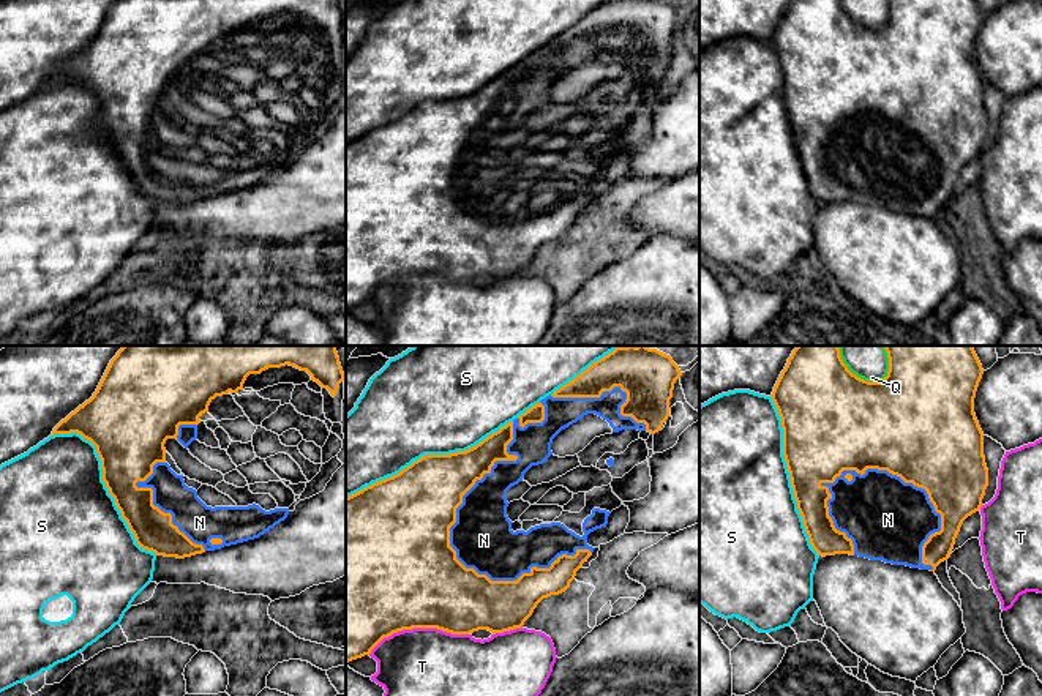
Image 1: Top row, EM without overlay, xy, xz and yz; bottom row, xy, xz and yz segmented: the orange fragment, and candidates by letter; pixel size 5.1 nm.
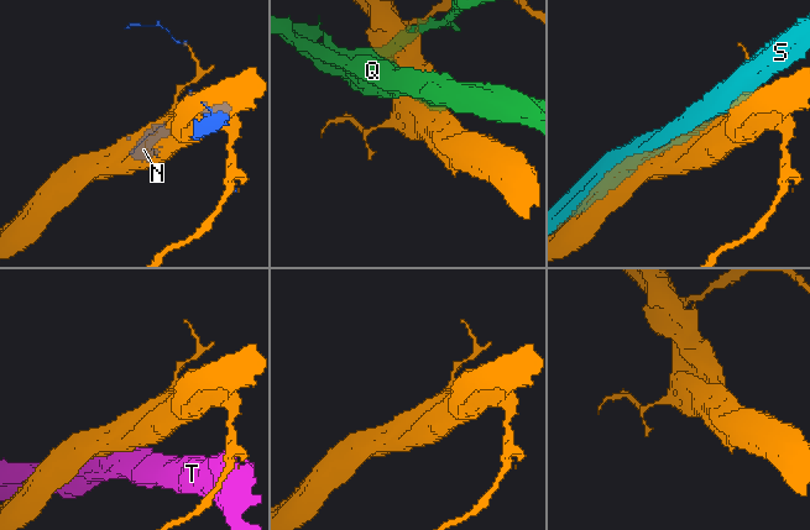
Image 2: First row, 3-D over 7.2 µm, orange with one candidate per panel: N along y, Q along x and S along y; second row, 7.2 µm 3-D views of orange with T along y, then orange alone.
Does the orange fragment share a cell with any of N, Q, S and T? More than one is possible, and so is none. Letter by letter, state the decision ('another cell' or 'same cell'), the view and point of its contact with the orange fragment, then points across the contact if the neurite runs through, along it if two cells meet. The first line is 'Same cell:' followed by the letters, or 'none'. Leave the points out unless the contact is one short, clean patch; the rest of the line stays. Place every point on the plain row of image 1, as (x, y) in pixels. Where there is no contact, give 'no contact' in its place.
Same cell: N
N: same cell | xz (464, 139)
Q: another cell | yz (859, 24)
S: another cell | xz (428, 101)
T: another cell | xz (419, 273)

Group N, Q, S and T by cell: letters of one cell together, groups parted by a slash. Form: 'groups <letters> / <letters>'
groups N / Q / S / T

